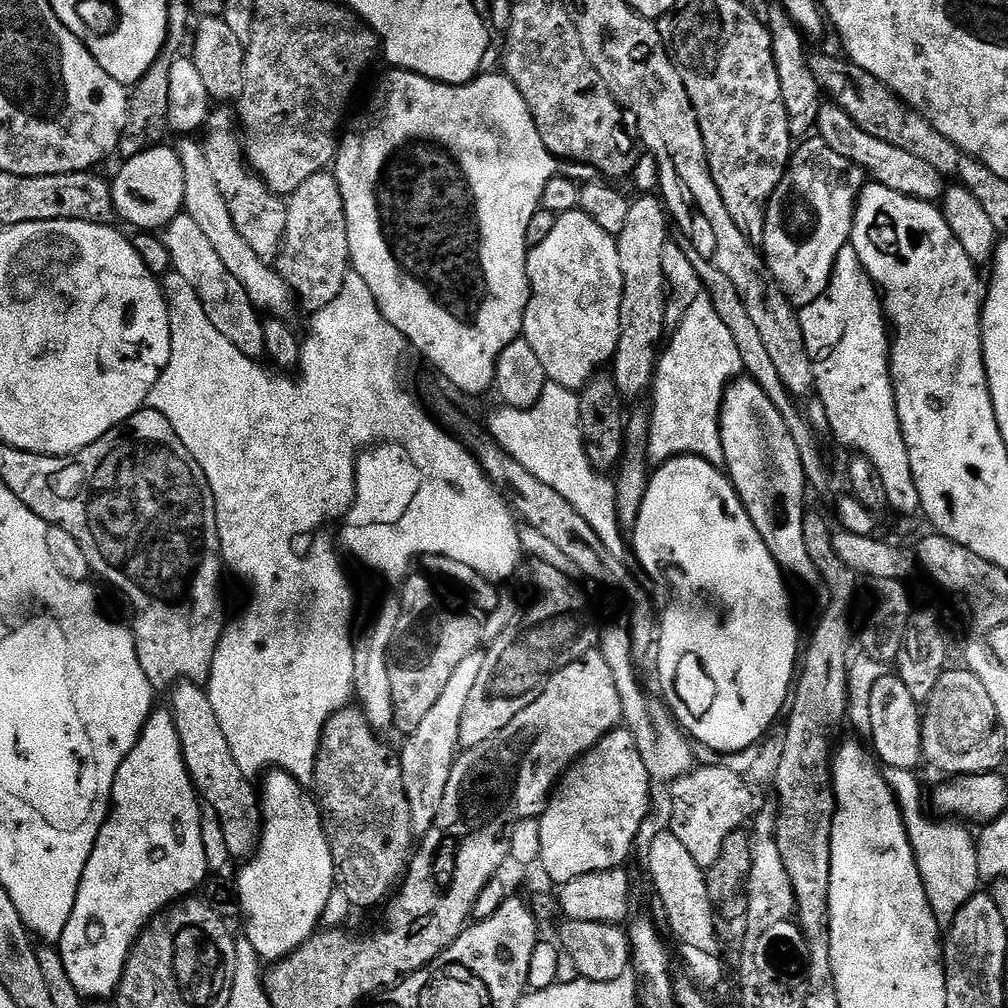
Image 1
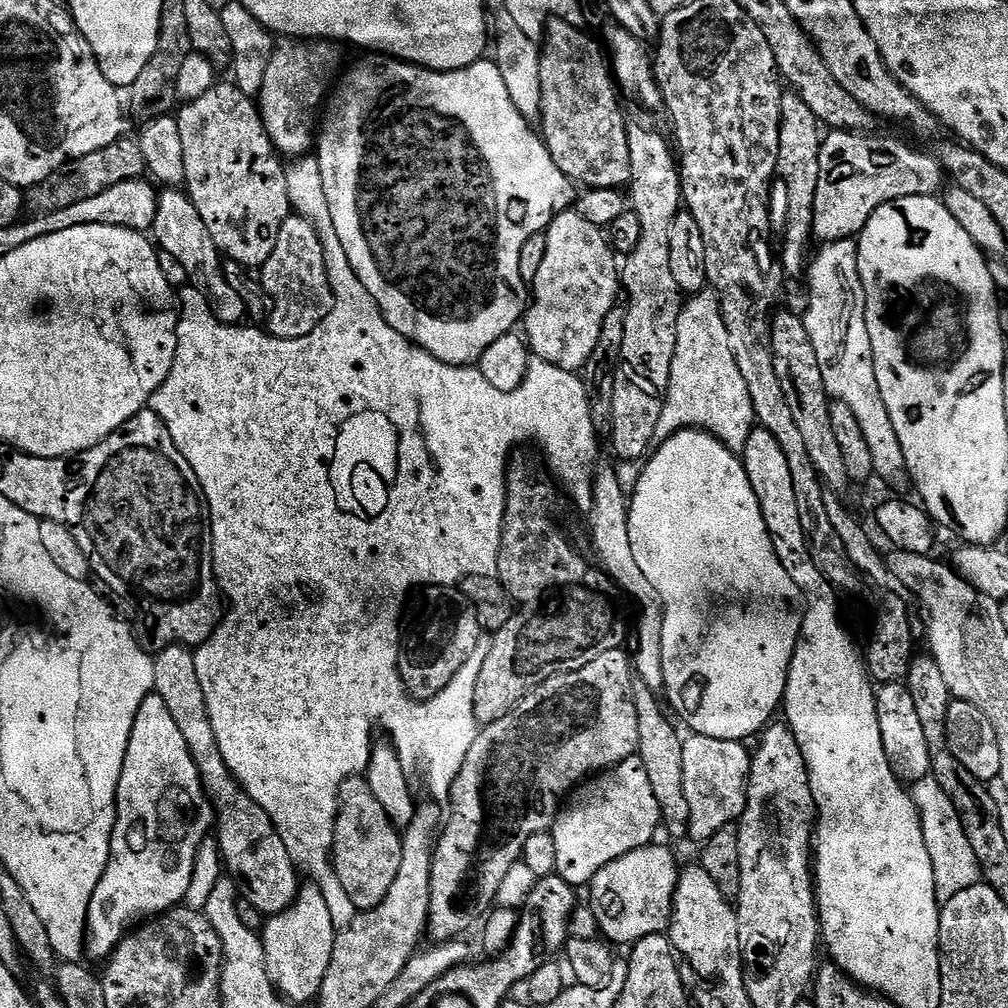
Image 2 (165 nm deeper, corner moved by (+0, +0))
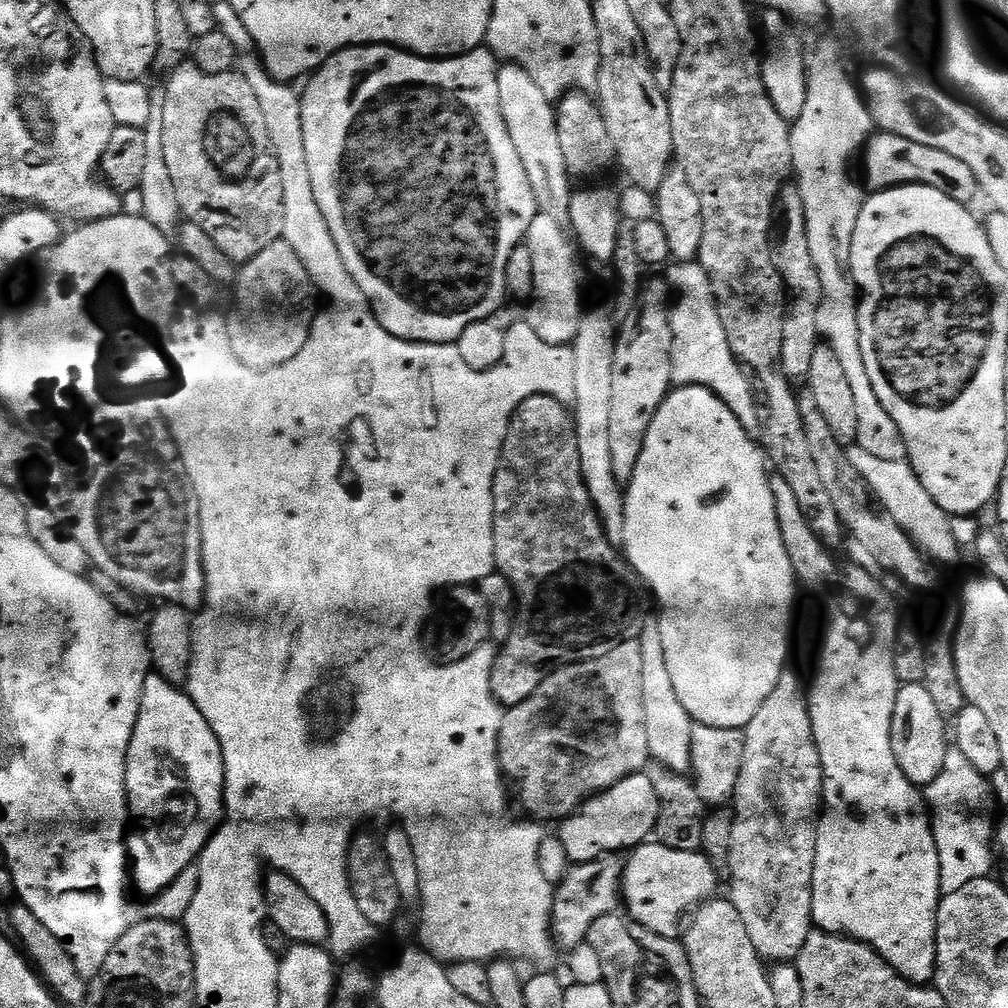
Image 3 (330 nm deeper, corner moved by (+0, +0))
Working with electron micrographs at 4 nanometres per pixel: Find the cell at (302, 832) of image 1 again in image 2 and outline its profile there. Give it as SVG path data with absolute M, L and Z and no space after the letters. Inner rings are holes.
M311 882L301 887L296 901L285 912L267 917L262 928L262 959L277 992L285 1000L293 1005L311 1005L319 997L326 970L330 970L337 931L326 898L322 898L320 888Z

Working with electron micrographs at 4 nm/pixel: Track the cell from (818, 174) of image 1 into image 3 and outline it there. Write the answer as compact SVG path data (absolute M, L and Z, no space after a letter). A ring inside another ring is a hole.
M889 132L873 135L862 153L862 164L863 160L864 168L868 171L867 187L872 190L921 184L942 190L942 194L965 206L975 205L975 200L979 201L982 196L978 178L974 178L972 171L959 158L953 158L942 150L930 150L930 146L918 146L918 142L906 142L906 138L898 138Z

